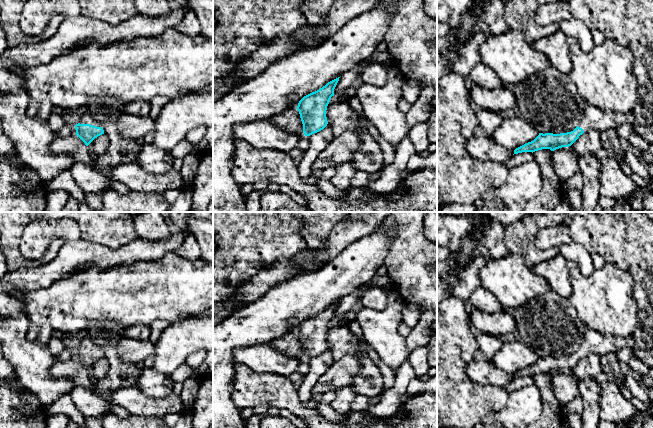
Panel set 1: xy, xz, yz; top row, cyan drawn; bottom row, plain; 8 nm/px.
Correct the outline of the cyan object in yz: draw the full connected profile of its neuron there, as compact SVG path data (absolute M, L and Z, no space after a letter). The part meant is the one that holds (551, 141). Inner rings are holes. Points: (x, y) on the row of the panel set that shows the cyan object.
M562 0L543 4L535 12L537 25L559 23L562 20L581 20L591 30L599 30L606 39L613 39L629 48L635 57L634 72L638 79L639 100L633 111L628 115L612 111L603 111L593 106L587 106L579 119L578 126L571 132L553 134L539 133L531 142L514 150L514 154L535 152L542 149L554 151L562 147L571 146L580 135L590 130L603 132L617 129L622 124L637 125L653 124L653 0Z

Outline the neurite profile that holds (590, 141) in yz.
M590 130L580 135L579 138L568 148L574 152L577 157L586 152L595 155L603 155L600 136L601 132Z

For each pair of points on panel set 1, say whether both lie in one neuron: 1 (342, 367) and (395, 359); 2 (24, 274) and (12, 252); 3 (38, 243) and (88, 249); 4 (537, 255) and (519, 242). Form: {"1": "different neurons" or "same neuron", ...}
{"1": "different neurons", "2": "different neurons", "3": "different neurons", "4": "same neuron"}

